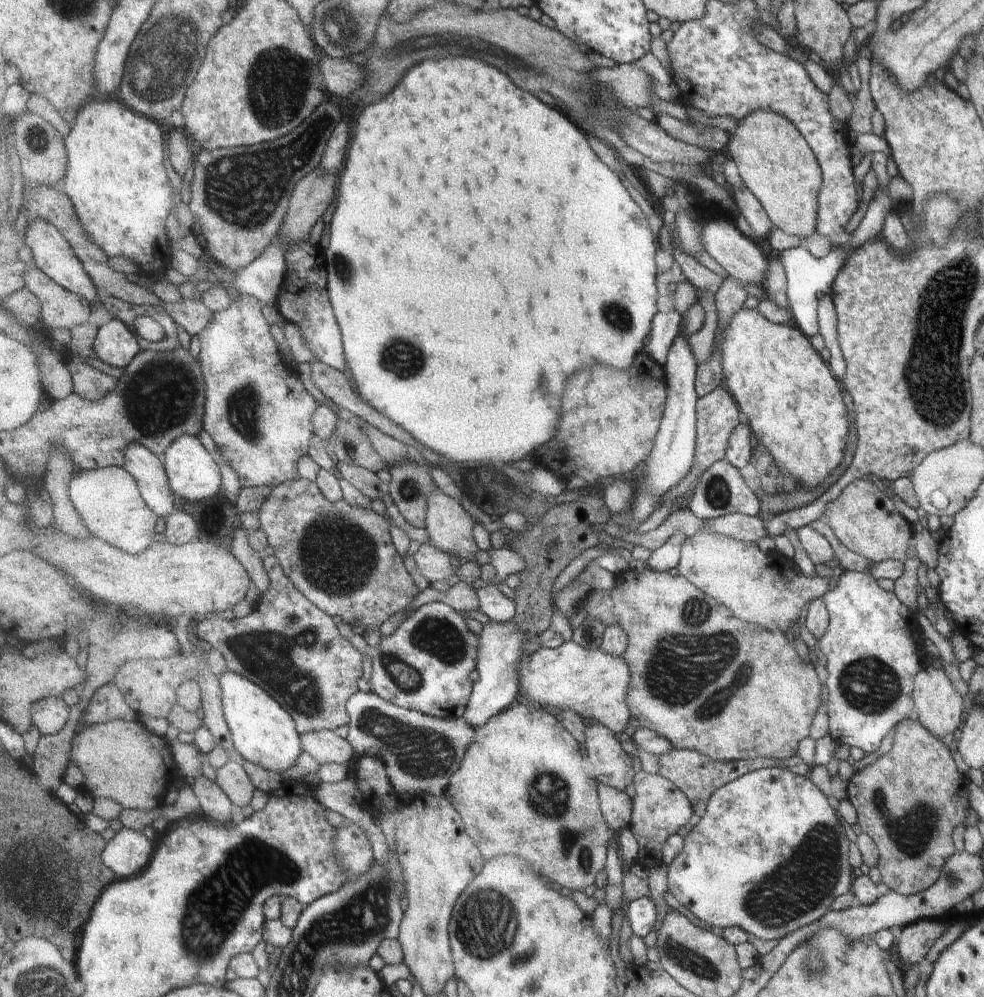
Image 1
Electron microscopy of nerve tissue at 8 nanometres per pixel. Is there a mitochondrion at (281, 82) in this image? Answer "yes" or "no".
yes

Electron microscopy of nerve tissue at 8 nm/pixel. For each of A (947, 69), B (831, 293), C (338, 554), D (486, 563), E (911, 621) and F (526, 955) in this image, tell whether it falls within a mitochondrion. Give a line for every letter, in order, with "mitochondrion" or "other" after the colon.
A: other
B: other
C: mitochondrion
D: other
E: other
F: mitochondrion

